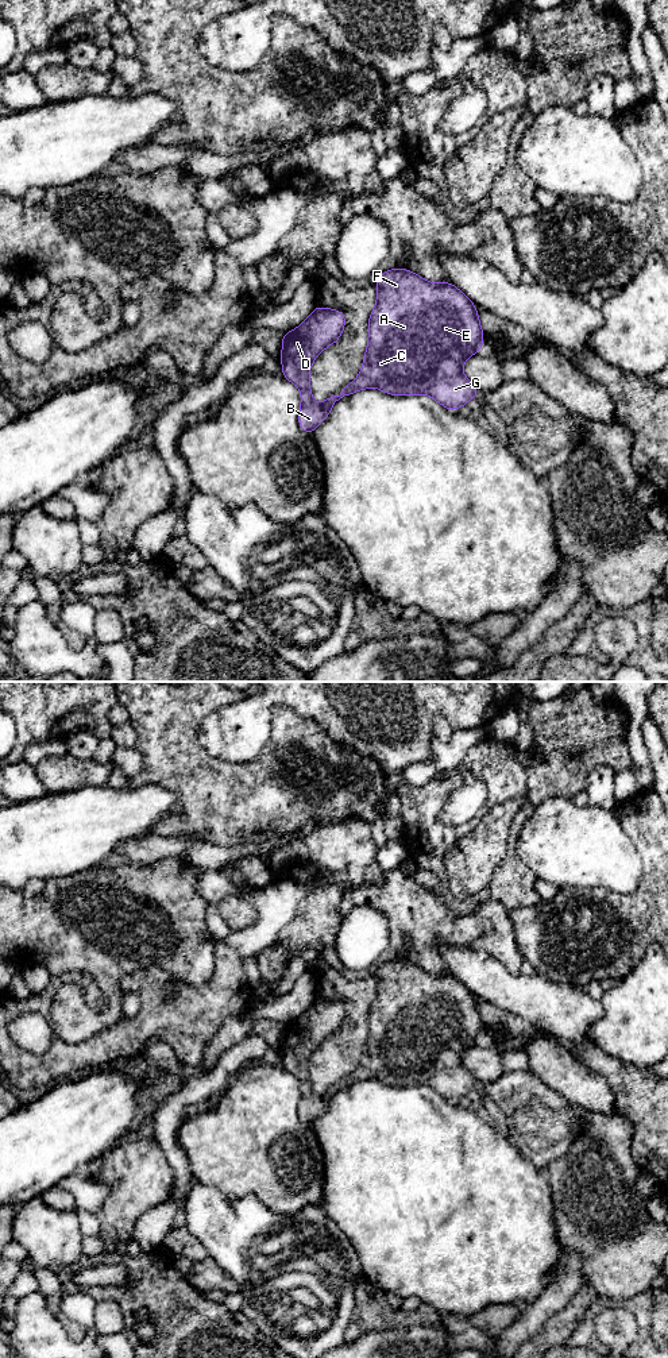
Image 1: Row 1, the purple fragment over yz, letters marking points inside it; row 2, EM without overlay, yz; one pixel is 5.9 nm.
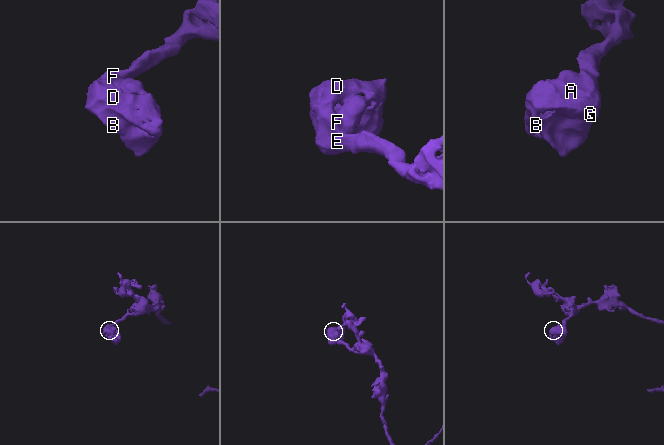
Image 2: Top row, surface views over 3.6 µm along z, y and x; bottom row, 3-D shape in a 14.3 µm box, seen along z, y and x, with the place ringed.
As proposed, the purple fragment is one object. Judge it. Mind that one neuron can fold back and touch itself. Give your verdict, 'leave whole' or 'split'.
leave whole

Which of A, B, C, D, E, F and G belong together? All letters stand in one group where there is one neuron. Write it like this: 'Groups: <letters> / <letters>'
Groups: A B C D E F G

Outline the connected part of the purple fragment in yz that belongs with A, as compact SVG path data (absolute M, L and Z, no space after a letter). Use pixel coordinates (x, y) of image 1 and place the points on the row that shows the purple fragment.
M390 269L375 281L377 304L368 320L368 344L360 374L323 404L314 402L309 385L309 370L316 356L339 342L345 327L341 310L316 306L310 316L282 339L282 375L301 390L298 425L310 433L328 417L332 406L343 397L368 387L393 396L428 394L451 410L460 409L478 389L463 375L466 359L483 346L483 331L472 301L449 281L430 283L406 269Z

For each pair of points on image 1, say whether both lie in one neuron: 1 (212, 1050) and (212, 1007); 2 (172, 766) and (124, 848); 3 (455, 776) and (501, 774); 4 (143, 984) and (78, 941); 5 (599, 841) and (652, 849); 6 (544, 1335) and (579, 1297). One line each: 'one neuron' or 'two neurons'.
1: two neurons
2: two neurons
3: one neuron
4: two neurons
5: two neurons
6: one neuron

